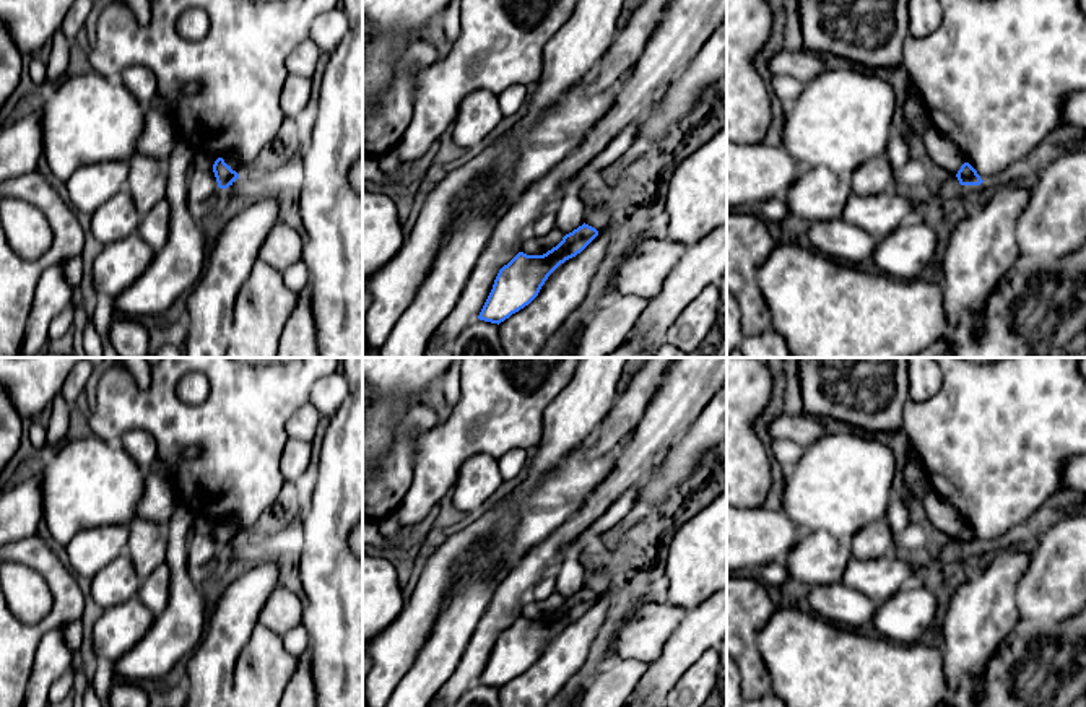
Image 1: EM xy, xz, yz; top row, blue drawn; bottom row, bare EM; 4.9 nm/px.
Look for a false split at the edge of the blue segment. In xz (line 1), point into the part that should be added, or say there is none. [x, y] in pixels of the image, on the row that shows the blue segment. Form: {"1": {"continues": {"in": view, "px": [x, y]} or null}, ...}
{"1": {"continues": null}}

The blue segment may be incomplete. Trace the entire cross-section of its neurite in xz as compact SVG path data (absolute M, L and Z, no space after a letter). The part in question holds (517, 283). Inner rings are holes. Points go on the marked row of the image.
M584 223L543 255L519 252L499 270L478 319L499 325L528 306L538 296L548 276L561 263L580 254L597 236L598 231Z

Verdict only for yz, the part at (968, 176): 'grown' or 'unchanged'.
unchanged

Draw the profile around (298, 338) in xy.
M309 284L298 293L298 306L281 332L278 358L320 358Z

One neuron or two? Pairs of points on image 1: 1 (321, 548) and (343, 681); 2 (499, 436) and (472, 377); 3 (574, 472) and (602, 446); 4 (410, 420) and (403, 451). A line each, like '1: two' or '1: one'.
1: one
2: one
3: two
4: one

